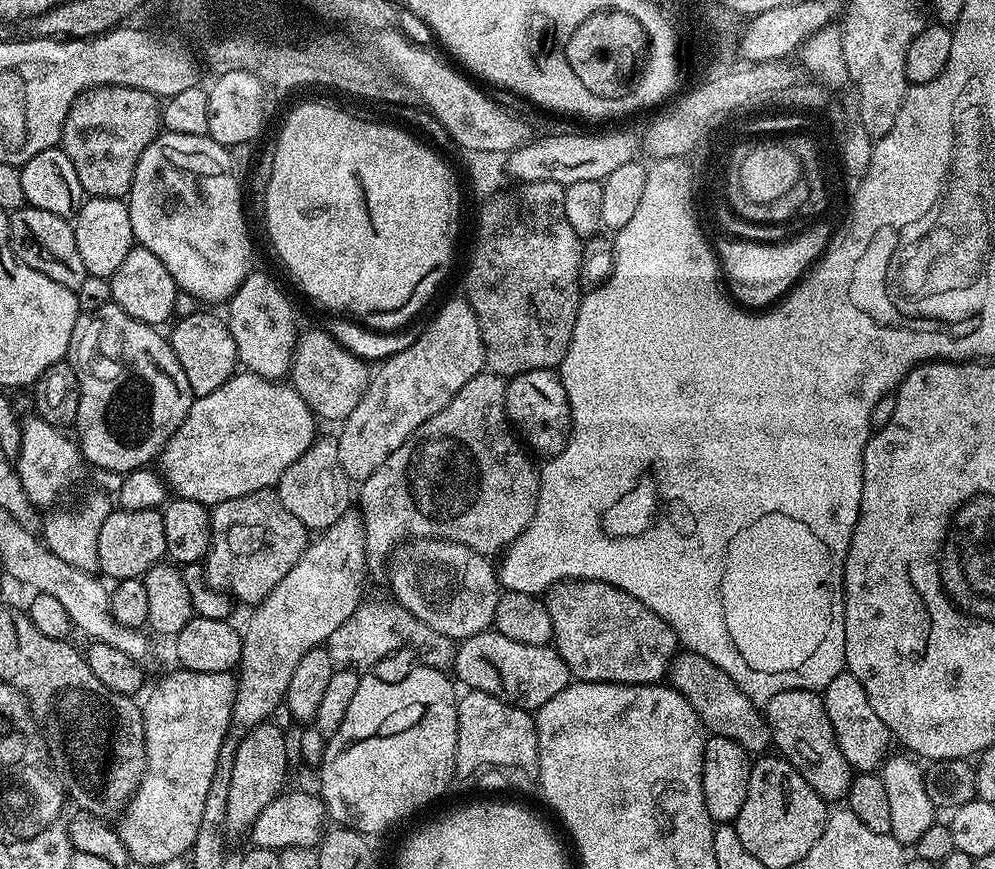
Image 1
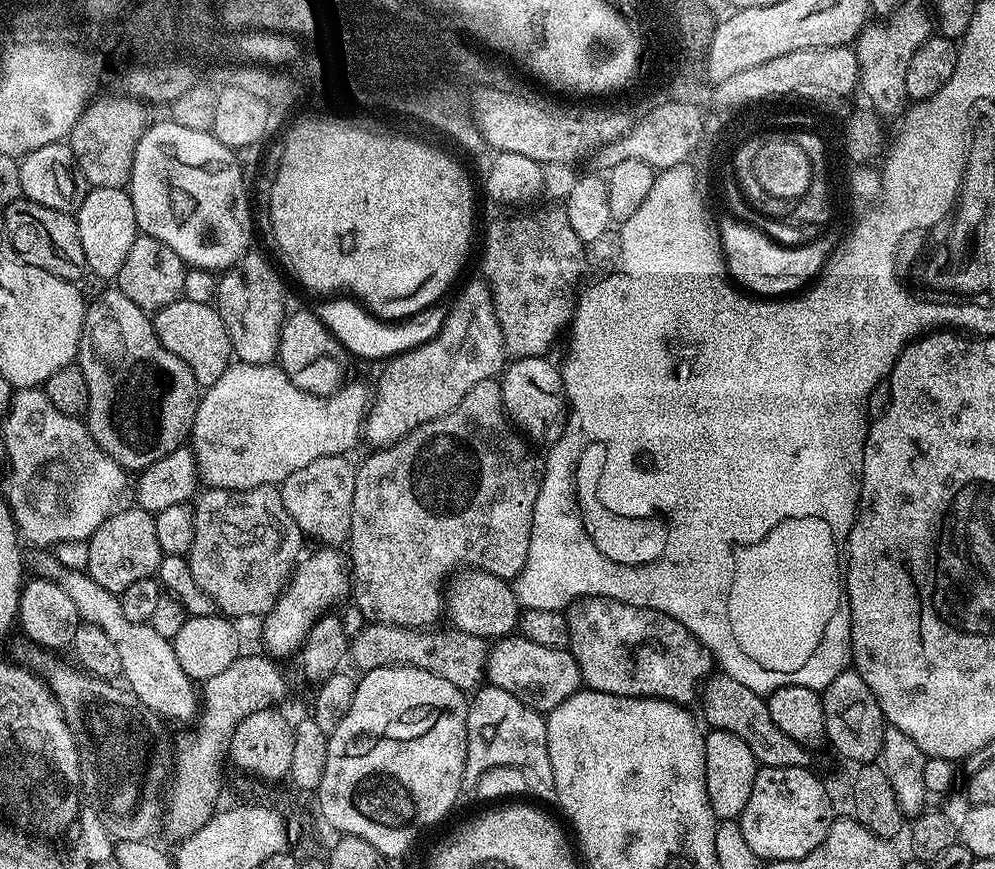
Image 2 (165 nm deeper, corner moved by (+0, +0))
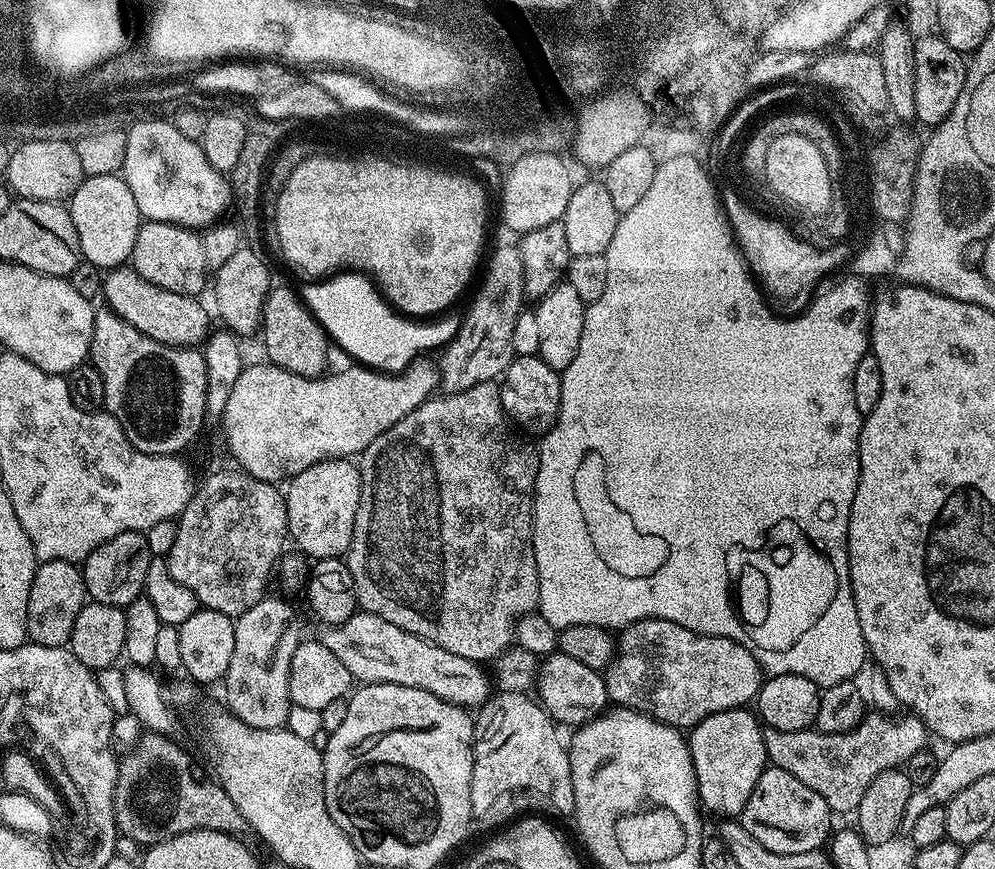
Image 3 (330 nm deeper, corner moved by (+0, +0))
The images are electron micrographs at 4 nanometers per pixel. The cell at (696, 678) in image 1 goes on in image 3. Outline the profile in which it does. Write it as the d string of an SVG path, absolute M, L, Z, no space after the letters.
M868 714L850 732L783 732L765 727L769 765L786 770L786 774L794 774L794 778L810 786L810 790L818 790L833 814L855 813L862 794L878 774L887 768L906 765L912 755L926 748L930 733L924 723L911 714L905 717L905 720L898 720L887 715Z

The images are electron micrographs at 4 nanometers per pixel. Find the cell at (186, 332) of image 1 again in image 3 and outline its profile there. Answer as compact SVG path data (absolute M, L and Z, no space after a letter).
M131 266L113 268L105 275L102 300L114 314L118 314L118 318L130 322L134 330L166 346L196 348L203 345L210 332L208 312L199 304L201 301L197 297L162 290L146 282L146 278L142 278L142 274L135 272Z

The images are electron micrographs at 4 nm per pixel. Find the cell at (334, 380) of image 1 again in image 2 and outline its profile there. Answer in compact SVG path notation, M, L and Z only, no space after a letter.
M289 311L284 317L284 325L280 331L279 367L302 390L315 396L329 396L344 387L348 372L349 353L344 349L331 330L321 322L319 315L312 312Z

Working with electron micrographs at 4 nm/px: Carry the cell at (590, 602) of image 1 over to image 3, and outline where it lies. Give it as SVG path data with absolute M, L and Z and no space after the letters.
M654 619L639 620L619 633L618 647L602 675L608 699L613 705L633 708L681 730L695 728L698 722L710 718L710 714L751 705L760 693L762 683L761 666L746 646L730 638L703 636L694 630L686 630L686 626L678 626L678 622Z

